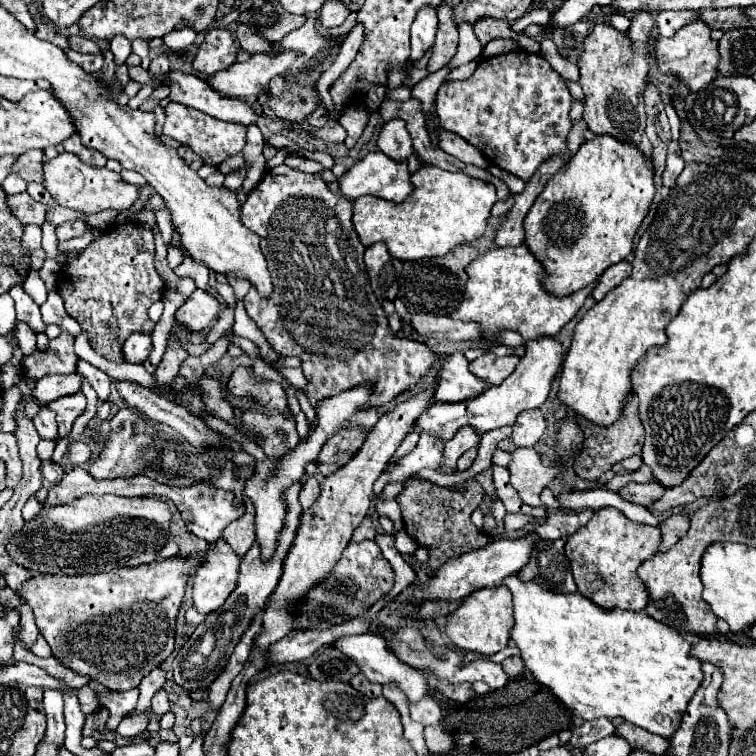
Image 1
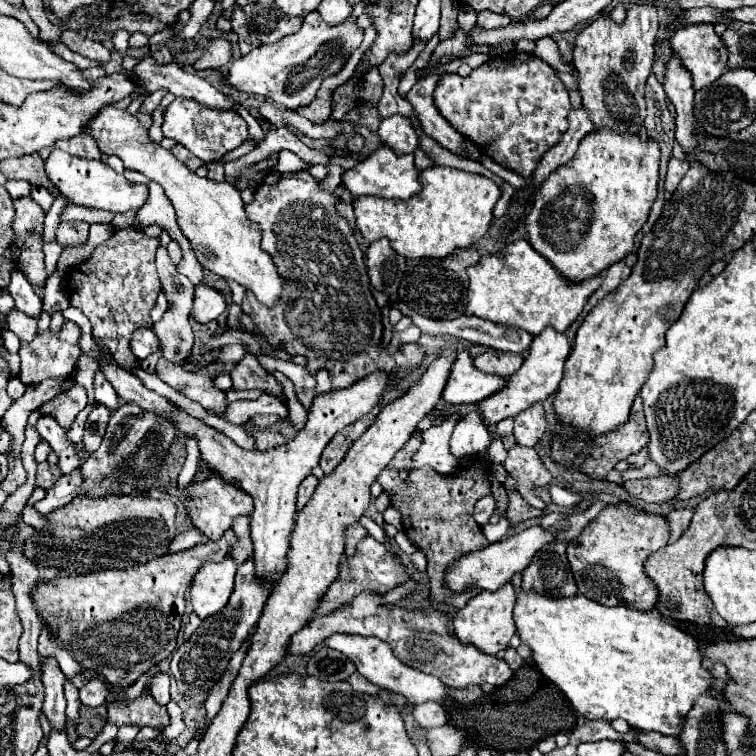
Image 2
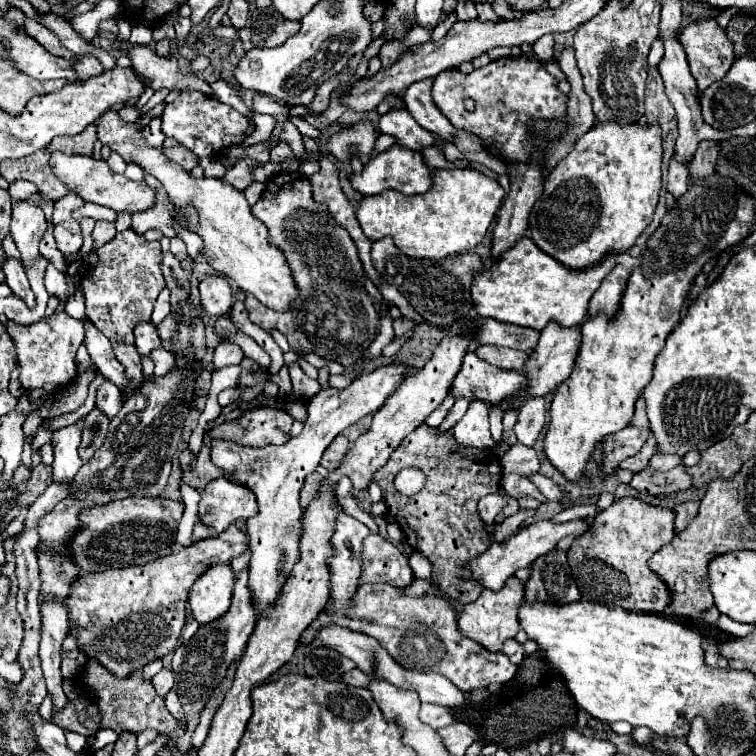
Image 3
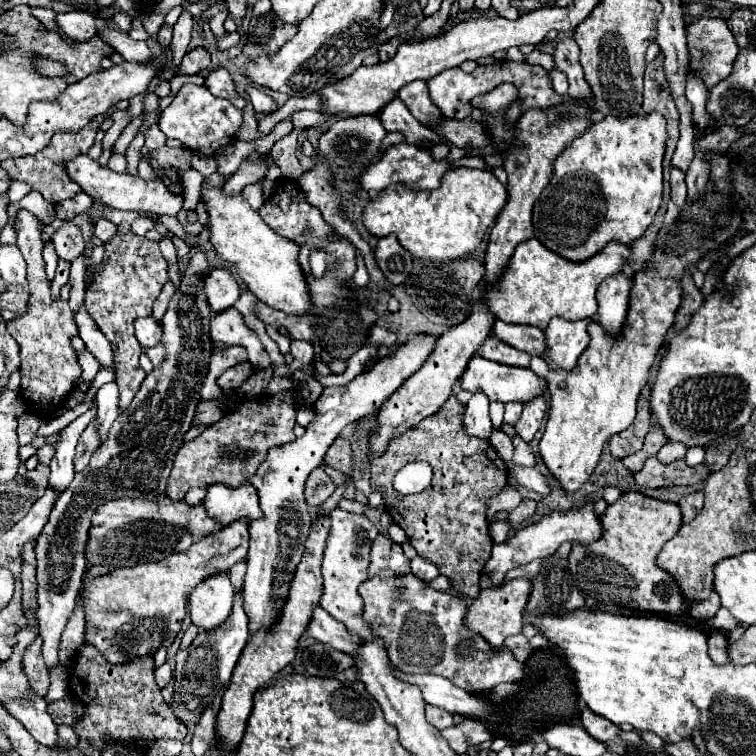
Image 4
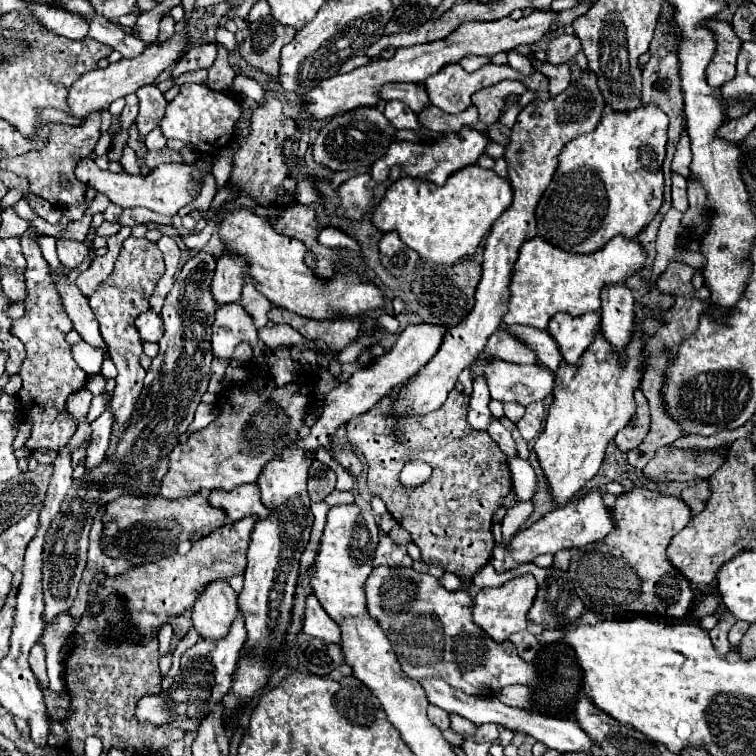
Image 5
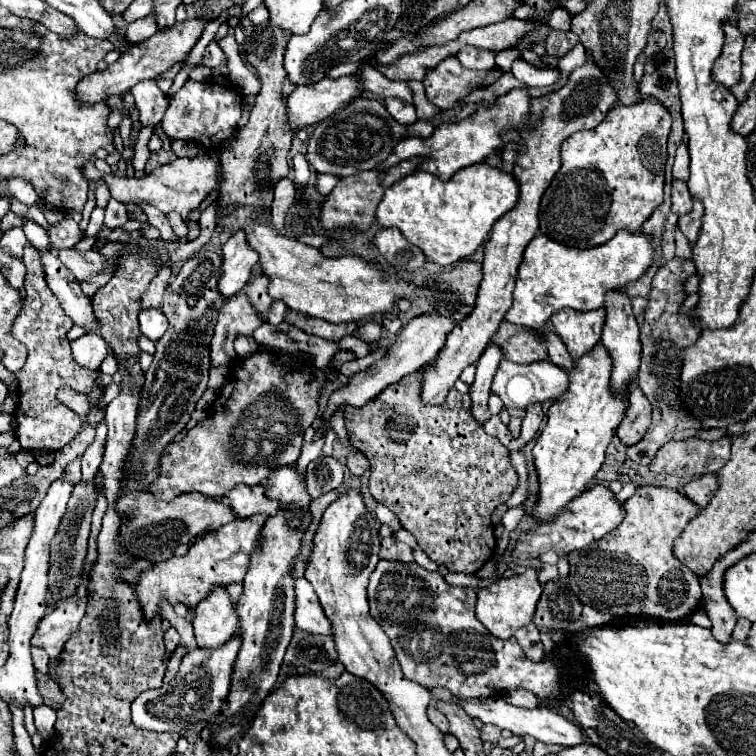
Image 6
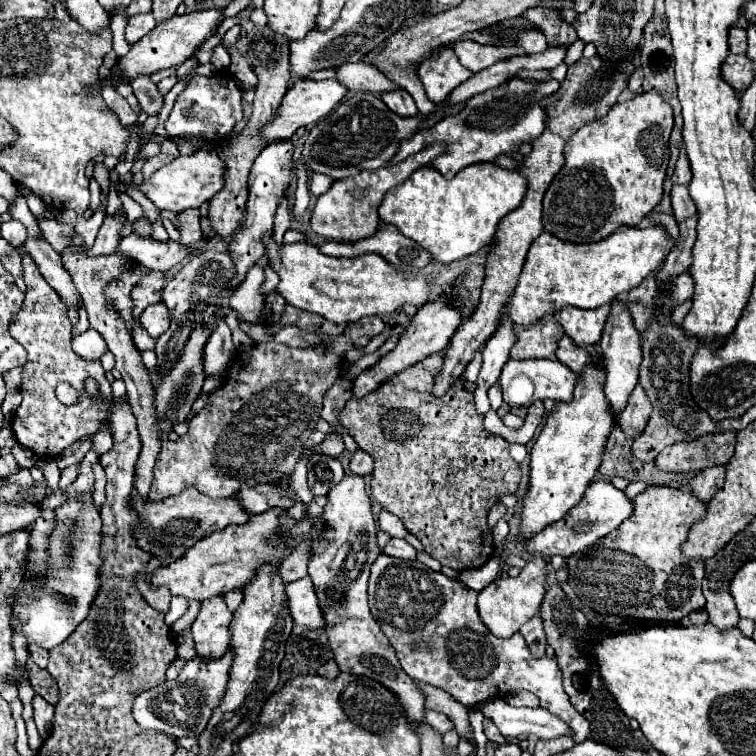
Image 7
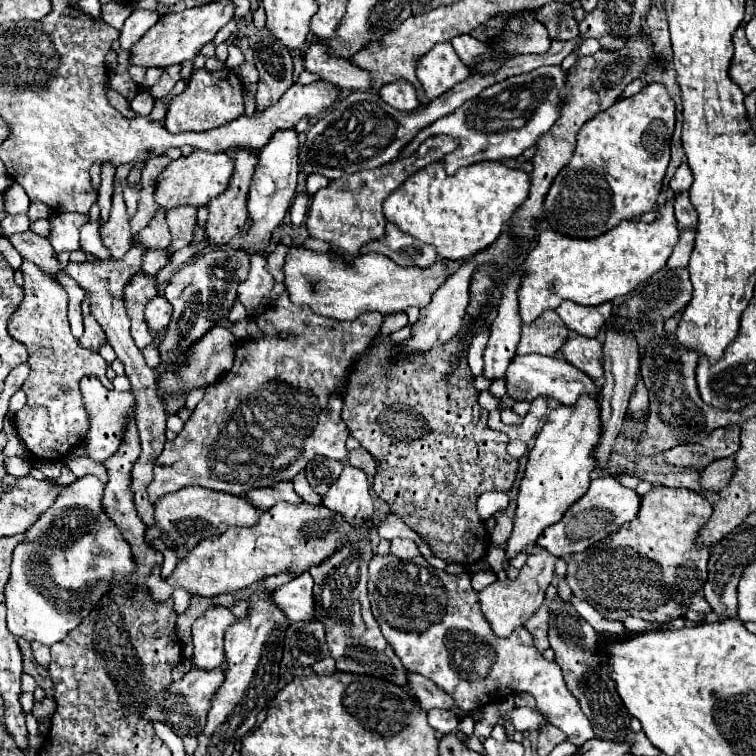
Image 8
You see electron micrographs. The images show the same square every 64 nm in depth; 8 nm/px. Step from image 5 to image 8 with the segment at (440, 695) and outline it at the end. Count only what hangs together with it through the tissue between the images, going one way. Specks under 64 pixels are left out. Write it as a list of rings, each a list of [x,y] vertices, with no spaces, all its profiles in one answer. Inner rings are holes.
[[[516,708],[508,714],[508,720],[514,724],[514,730],[530,732],[530,730],[540,730],[544,716],[536,708]]]

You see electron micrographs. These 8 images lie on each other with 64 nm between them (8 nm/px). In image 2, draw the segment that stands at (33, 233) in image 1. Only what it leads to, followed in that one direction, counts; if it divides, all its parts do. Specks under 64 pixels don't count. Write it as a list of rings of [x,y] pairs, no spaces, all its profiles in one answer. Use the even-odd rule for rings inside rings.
[[[30,236],[20,250],[18,266],[24,272],[24,276],[32,282],[34,292],[42,292],[42,284],[46,280],[46,266],[44,266],[44,252],[42,252],[42,240],[38,236]]]

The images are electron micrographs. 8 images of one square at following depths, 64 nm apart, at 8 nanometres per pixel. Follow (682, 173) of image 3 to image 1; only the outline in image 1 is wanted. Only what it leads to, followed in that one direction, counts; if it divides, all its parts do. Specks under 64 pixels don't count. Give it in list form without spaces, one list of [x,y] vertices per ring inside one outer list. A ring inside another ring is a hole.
[[[670,148],[668,150],[668,160],[666,160],[666,170],[662,174],[662,184],[666,188],[672,188],[674,182],[676,182],[676,178],[682,174],[684,166],[686,166],[686,162],[680,156],[674,154],[674,148]]]

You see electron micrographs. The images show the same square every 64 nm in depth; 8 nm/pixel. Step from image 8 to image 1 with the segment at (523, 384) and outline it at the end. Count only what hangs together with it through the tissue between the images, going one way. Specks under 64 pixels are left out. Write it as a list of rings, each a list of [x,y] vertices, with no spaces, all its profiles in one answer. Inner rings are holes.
[[[286,166],[270,168],[260,184],[248,194],[240,220],[260,236],[260,248],[268,258],[270,274],[274,280],[274,294],[270,298],[262,298],[252,288],[242,302],[248,316],[258,324],[278,354],[298,356],[302,360],[304,376],[310,380],[310,386],[304,388],[304,392],[308,394],[312,406],[316,406],[318,400],[340,394],[362,382],[372,382],[374,392],[368,400],[368,408],[380,408],[392,402],[406,388],[414,386],[434,366],[440,370],[440,384],[434,394],[436,402],[464,402],[490,388],[488,382],[476,378],[476,374],[468,370],[464,352],[454,352],[438,362],[426,344],[406,338],[400,340],[390,332],[386,312],[370,288],[368,272],[364,266],[364,246],[352,226],[352,202],[334,194],[320,176],[290,170]]]

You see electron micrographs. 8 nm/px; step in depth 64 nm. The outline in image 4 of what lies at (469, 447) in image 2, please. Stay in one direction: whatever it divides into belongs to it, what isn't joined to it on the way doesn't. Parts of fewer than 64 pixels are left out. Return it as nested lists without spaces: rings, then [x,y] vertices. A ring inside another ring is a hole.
[[[482,390],[476,392],[468,402],[466,414],[464,414],[464,426],[470,436],[478,436],[478,438],[490,436],[492,422],[488,414],[488,396]]]

